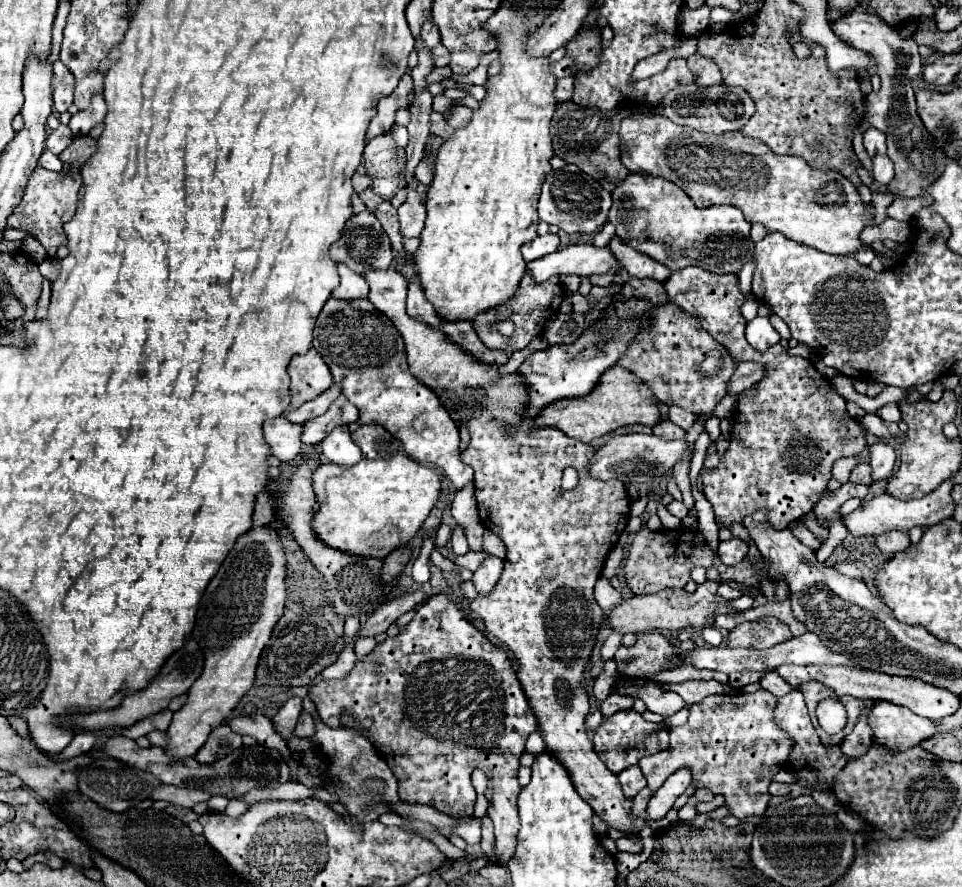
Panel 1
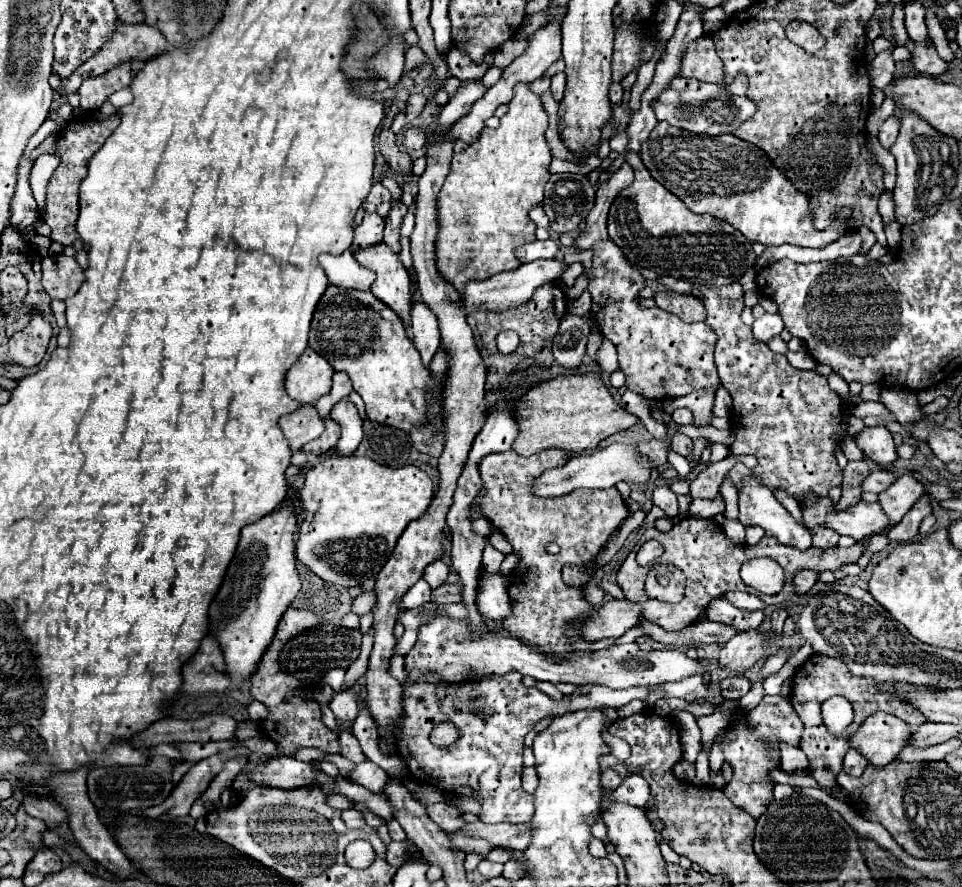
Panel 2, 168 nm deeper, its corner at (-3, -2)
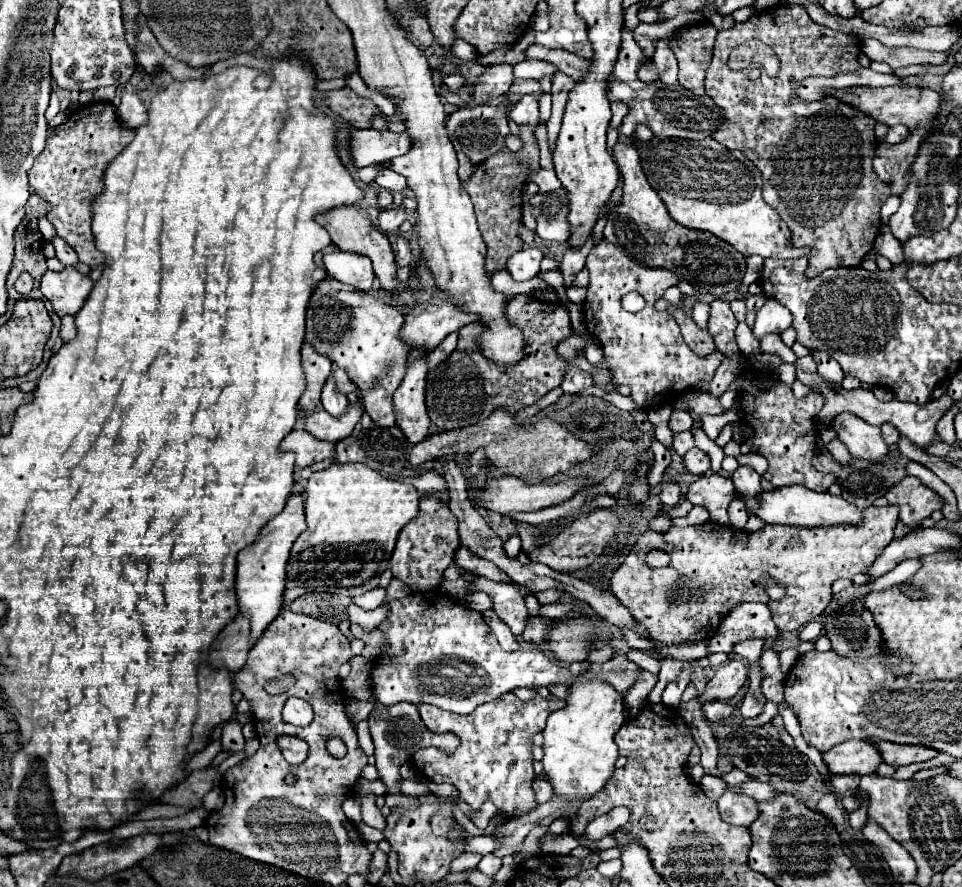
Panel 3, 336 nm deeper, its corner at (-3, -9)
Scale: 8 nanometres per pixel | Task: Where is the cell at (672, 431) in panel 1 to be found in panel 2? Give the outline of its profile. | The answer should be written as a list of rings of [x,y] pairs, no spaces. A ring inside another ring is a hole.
[[[677,432],[677,434],[671,438],[671,448],[673,448],[677,454],[681,454],[681,456],[687,456],[687,454],[691,452],[691,446],[693,446],[693,440],[687,438],[687,436],[681,434],[681,432]]]

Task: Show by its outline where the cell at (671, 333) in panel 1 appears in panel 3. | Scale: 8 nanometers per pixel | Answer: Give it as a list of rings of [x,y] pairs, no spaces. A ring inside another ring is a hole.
[[[607,239],[591,249],[587,257],[587,269],[591,273],[591,283],[583,303],[585,325],[589,335],[593,335],[603,349],[605,359],[599,369],[609,371],[615,387],[627,385],[633,401],[643,409],[649,409],[659,403],[671,403],[673,391],[683,393],[685,389],[697,387],[701,381],[713,379],[713,373],[723,361],[723,353],[715,351],[699,357],[683,341],[677,321],[667,311],[655,309],[655,301],[669,287],[679,283],[673,271],[633,263],[633,259],[629,259],[621,249],[613,247]],[[629,291],[637,291],[645,299],[645,307],[639,313],[621,309],[621,297]]]

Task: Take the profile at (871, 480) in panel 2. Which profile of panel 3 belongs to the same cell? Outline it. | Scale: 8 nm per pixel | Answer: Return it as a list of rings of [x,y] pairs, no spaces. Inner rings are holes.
[[[917,477],[903,479],[899,485],[891,487],[885,493],[885,497],[891,505],[899,507],[899,519],[907,525],[921,523],[933,511],[941,509],[945,503],[935,491],[923,485]]]

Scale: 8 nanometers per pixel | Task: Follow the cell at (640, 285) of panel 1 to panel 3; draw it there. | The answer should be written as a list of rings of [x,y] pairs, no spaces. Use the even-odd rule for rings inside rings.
[[[673,305],[667,311],[673,313],[675,321],[681,327],[681,335],[683,335],[685,343],[689,343],[689,347],[693,347],[693,351],[697,351],[699,355],[707,355],[709,351],[715,351],[715,343],[713,343],[711,335],[705,329],[697,327],[697,323],[685,311],[681,311],[681,309],[673,307]]]

